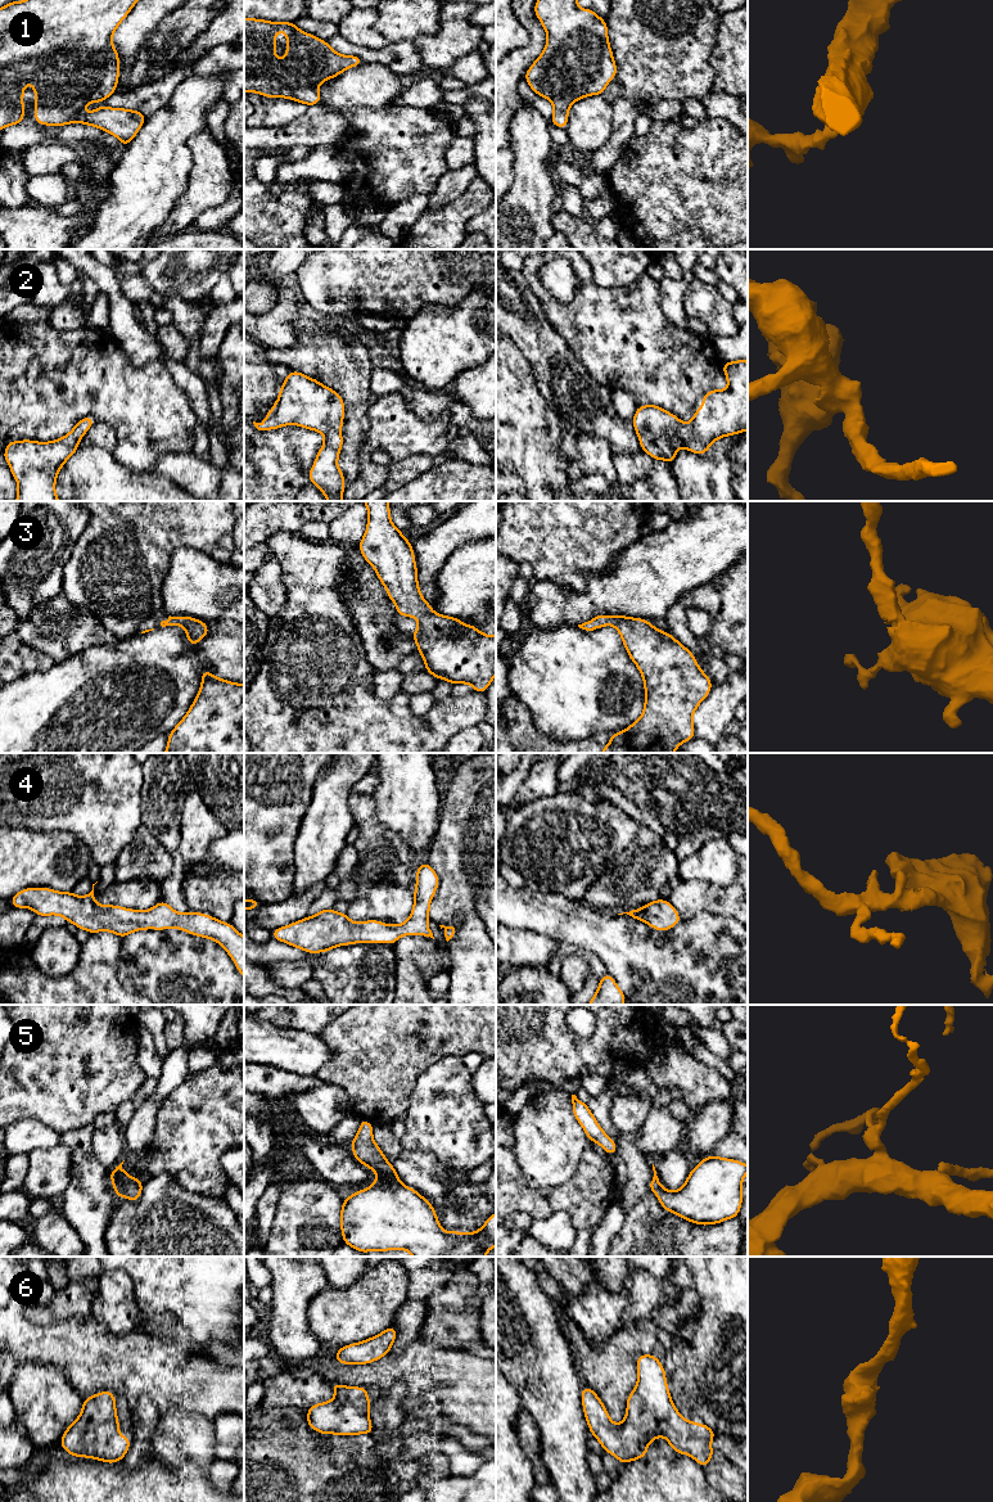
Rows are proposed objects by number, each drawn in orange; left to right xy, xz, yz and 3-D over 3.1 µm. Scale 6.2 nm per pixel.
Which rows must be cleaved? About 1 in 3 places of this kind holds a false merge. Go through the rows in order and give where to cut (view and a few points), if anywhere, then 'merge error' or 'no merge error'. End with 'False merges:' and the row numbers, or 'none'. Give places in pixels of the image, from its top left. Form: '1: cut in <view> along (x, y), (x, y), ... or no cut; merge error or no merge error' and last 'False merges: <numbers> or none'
1: no cut; no merge error
2: no cut; no merge error
3: no cut; no merge error
4: no cut; no merge error
5: no cut; no merge error
6: no cut; no merge error
False merges: none

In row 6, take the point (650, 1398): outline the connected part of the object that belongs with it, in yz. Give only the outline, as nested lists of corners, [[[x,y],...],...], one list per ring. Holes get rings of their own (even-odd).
[[[640,1354],[636,1367],[638,1380],[627,1397],[626,1417],[620,1425],[610,1420],[604,1403],[588,1385],[582,1388],[590,1433],[622,1465],[644,1458],[649,1443],[662,1435],[676,1453],[691,1456],[705,1469],[714,1453],[710,1442],[717,1433],[680,1415],[668,1390],[665,1370],[654,1354]]]

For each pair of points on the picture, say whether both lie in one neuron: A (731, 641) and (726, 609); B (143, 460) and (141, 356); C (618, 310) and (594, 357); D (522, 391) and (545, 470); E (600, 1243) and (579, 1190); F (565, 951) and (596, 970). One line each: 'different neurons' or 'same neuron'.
A: same neuron
B: different neurons
C: same neuron
D: same neuron
E: different neurons
F: same neuron

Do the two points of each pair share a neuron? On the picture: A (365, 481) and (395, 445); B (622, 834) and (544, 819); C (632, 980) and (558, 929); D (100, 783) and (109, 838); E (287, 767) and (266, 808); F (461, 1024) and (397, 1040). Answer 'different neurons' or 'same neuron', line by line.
A: same neuron
B: same neuron
C: same neuron
D: same neuron
E: same neuron
F: same neuron

